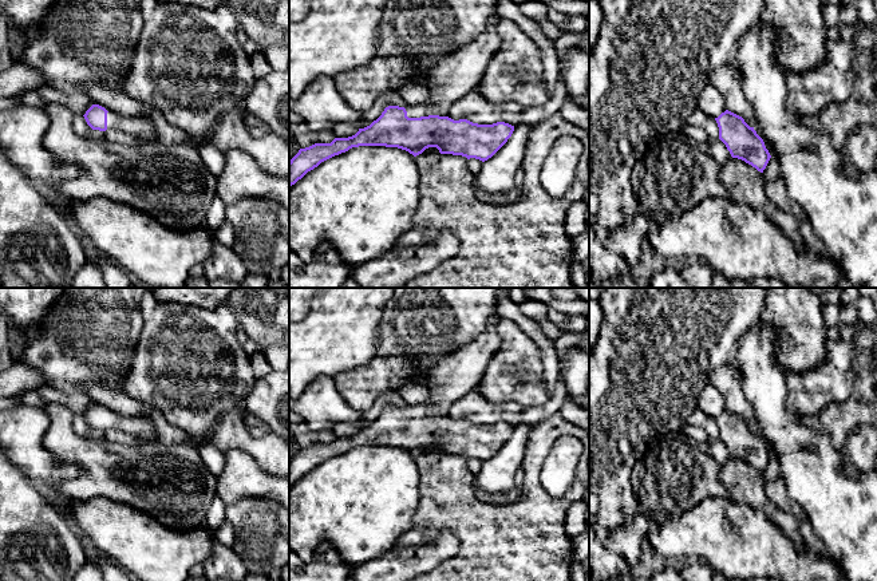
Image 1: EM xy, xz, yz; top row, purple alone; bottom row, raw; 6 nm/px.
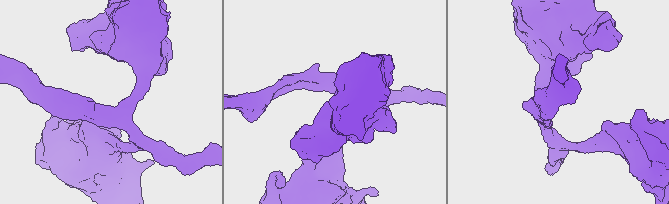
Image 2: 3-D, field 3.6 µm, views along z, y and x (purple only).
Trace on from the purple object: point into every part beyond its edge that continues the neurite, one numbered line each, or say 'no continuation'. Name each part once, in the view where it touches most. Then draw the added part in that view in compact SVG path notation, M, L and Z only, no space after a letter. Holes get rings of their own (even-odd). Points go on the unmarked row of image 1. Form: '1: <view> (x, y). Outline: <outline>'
1: xz (453, 375). Outline: M494 309L487 328L481 335L450 352L439 352L431 360L430 378L424 386L428 399L423 404L406 404L408 418L447 416L458 399L475 391L491 356L499 348L499 319Z

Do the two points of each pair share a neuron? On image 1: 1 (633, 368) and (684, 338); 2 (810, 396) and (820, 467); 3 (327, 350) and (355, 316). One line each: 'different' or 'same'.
1: same
2: different
3: same

